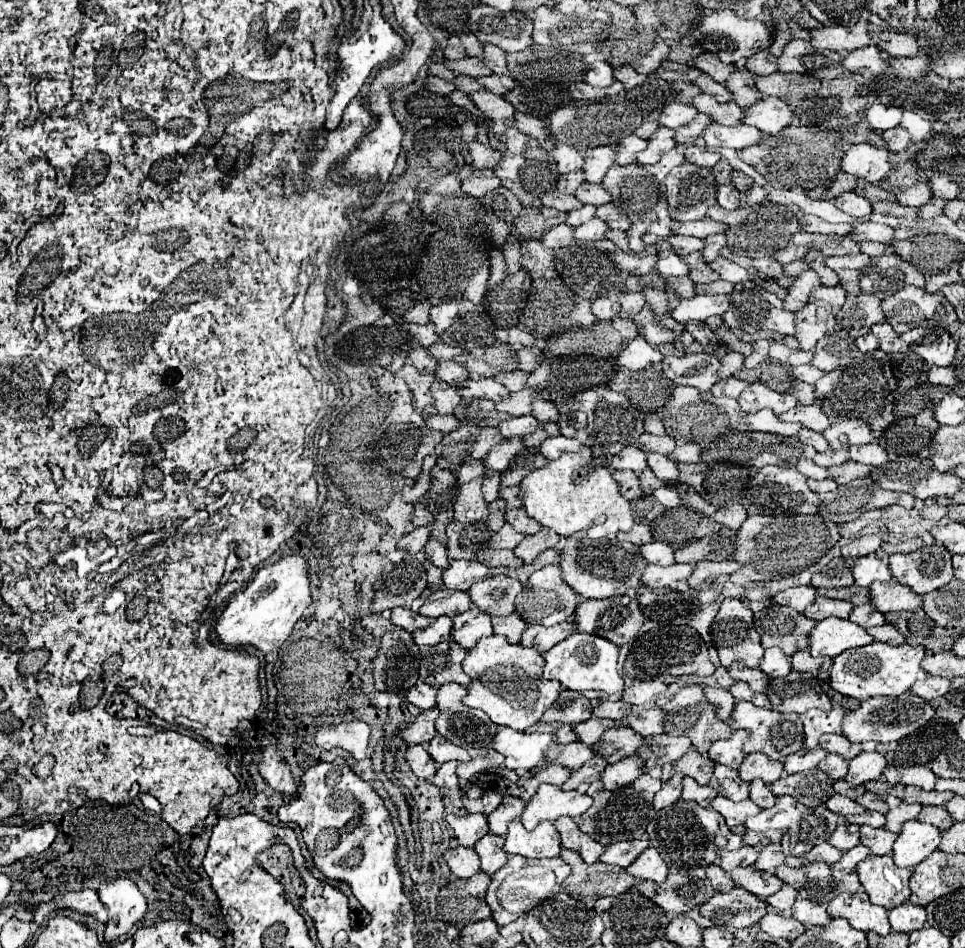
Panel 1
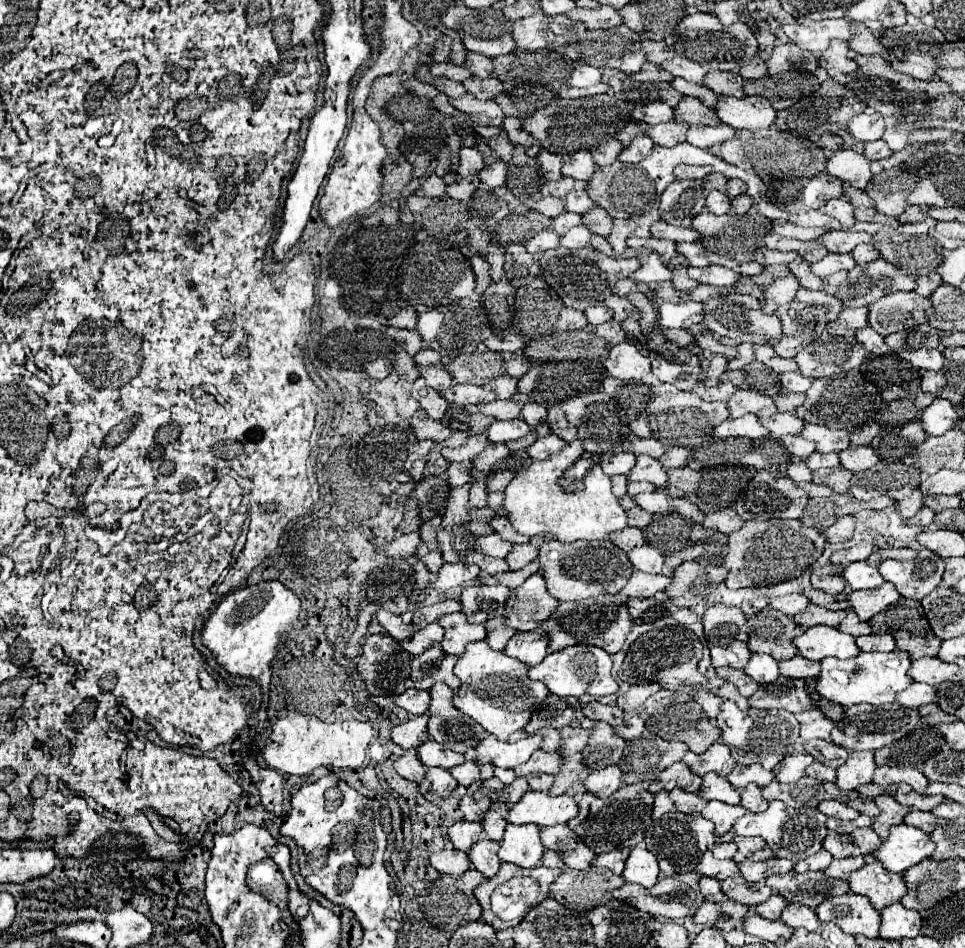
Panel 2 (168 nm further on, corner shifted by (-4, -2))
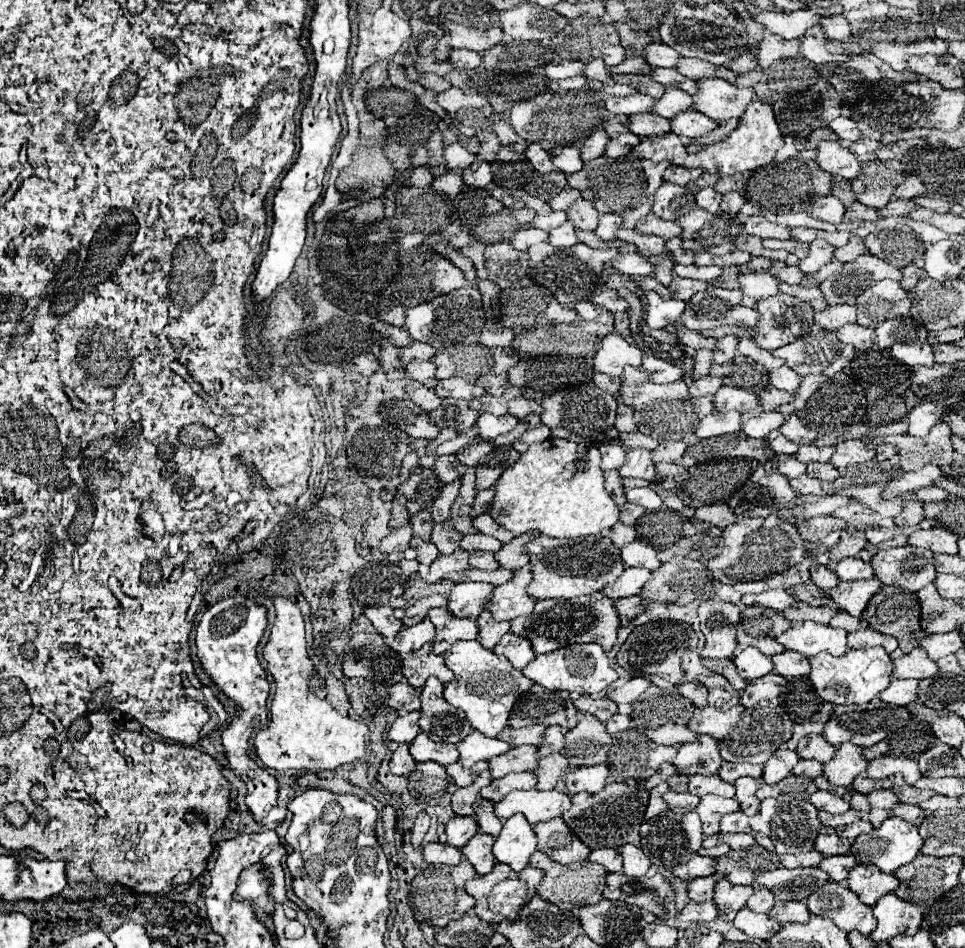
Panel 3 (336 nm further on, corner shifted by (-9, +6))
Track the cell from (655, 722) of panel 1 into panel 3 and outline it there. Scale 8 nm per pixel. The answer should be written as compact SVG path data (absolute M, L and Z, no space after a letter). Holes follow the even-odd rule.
M615 714L609 722L605 722L607 724L607 732L609 734L615 734L615 732L627 730L629 729L631 721L632 719L629 714Z

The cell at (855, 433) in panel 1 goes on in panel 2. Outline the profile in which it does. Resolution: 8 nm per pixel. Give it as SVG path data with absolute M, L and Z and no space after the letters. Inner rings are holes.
M806 424L800 432L802 438L816 444L816 452L840 452L850 446L850 434L846 430L830 430L826 426L814 426Z

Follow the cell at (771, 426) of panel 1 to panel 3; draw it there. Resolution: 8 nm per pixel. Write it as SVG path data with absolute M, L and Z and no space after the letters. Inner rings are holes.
M715 412L699 422L695 434L699 438L711 438L711 436L739 432L739 428L741 428L741 414L739 412Z

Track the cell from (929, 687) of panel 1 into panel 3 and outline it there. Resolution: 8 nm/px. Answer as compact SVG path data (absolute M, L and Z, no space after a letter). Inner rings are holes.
M893 680L889 688L885 688L879 698L889 704L907 706L909 702L915 702L919 694L919 682L917 680Z

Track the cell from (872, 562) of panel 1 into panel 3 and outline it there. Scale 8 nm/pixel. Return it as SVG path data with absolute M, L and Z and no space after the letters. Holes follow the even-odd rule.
M845 558L835 566L835 574L841 580L863 580L873 578L875 570L869 562L863 562L861 558Z

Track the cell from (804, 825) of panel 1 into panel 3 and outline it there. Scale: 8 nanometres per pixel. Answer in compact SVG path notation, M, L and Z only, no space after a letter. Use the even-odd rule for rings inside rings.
M767 798L761 802L759 812L755 816L747 816L745 812L739 810L733 814L725 814L725 818L721 820L723 834L725 832L749 832L755 836L757 844L765 846L767 850L775 854L801 854L801 852L813 850L819 828L821 828L819 810L807 800L783 802L783 800Z

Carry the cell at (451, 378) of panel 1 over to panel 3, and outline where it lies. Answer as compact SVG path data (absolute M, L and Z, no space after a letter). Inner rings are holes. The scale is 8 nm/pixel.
M411 362L405 366L407 376L413 380L419 380L421 384L425 384L427 388L435 388L437 386L437 378L435 378L435 364L433 362Z

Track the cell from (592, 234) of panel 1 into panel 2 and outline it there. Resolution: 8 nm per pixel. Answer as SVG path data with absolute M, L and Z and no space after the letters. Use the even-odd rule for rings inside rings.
M576 226L572 230L568 230L562 238L560 238L560 246L568 248L568 250L576 250L576 248L586 248L588 240L590 240L592 232L586 226Z

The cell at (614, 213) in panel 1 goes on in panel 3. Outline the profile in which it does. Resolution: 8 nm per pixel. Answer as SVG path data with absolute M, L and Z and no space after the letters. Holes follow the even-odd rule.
M577 200L569 210L569 220L579 228L579 230L595 230L599 224L599 212L595 210L591 200Z

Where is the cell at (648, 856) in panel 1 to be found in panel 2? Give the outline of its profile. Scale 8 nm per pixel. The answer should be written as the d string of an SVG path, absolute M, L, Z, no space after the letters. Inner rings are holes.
M640 846L630 848L630 856L626 860L622 878L626 882L634 882L644 888L652 888L658 876L660 876L660 868L658 868L656 856L652 856L646 848L640 848Z

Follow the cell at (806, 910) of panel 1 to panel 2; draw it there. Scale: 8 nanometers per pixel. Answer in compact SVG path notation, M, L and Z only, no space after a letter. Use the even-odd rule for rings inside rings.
M788 904L782 914L780 920L790 926L790 928L806 928L806 930L816 930L816 926L820 926L820 920L816 918L814 910L802 904Z

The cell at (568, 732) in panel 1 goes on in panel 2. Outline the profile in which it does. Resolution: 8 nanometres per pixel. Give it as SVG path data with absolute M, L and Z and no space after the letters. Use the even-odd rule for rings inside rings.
M540 728L538 734L542 736L542 744L540 744L540 750L546 750L546 752L552 752L552 750L558 750L558 746L562 744L562 738L560 738L560 732L554 730L554 728Z

